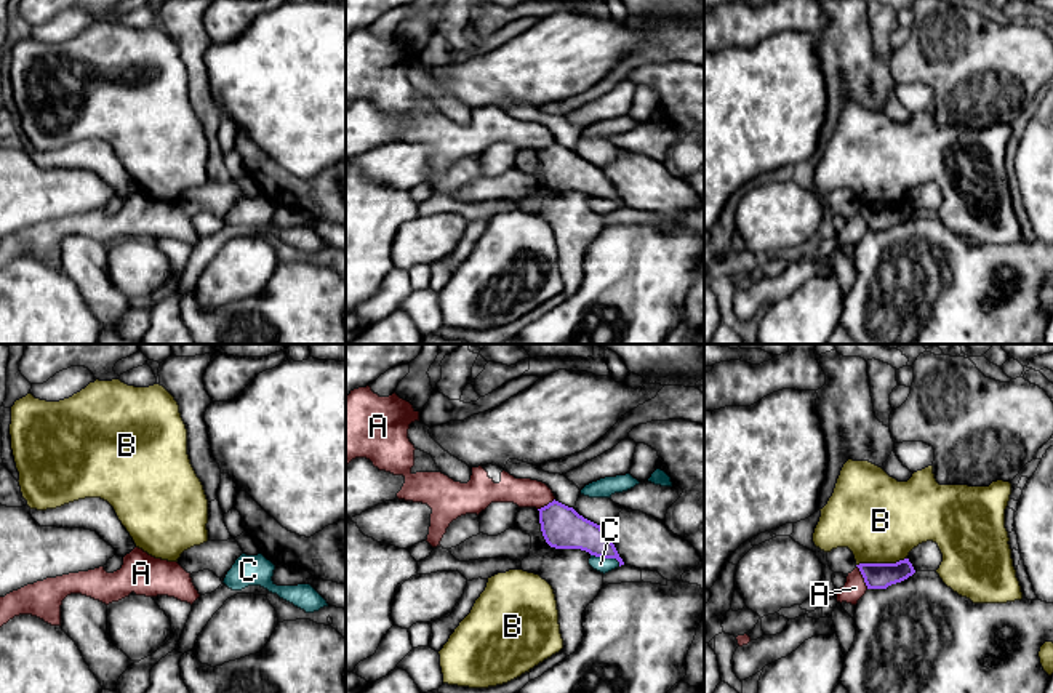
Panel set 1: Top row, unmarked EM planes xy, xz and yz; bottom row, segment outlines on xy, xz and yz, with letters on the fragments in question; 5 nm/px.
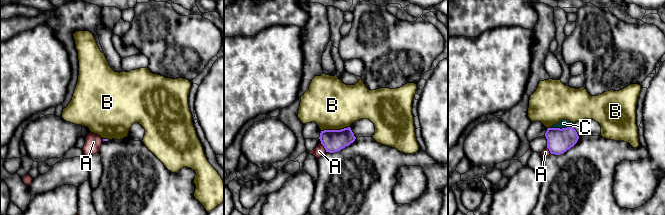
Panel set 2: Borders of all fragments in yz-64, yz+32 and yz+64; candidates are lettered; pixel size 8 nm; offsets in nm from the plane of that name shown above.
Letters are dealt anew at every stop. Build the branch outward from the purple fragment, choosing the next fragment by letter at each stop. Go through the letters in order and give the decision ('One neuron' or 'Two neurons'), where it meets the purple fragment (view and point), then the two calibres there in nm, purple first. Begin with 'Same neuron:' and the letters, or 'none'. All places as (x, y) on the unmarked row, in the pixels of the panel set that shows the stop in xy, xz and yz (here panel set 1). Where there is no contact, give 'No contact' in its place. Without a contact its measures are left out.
Same neuron: none
A: Two neurons. Touches purple at yz (863, 218). Thickness 130 nm (purple) against 110 nm
B: Two neurons. Touches purple at yz (880, 205). Thickness 130 nm (purple) against 420 nm
C: Two neurons. Touches purple at xz (607, 199). Thickness 190 nm (purple) against 80 nm

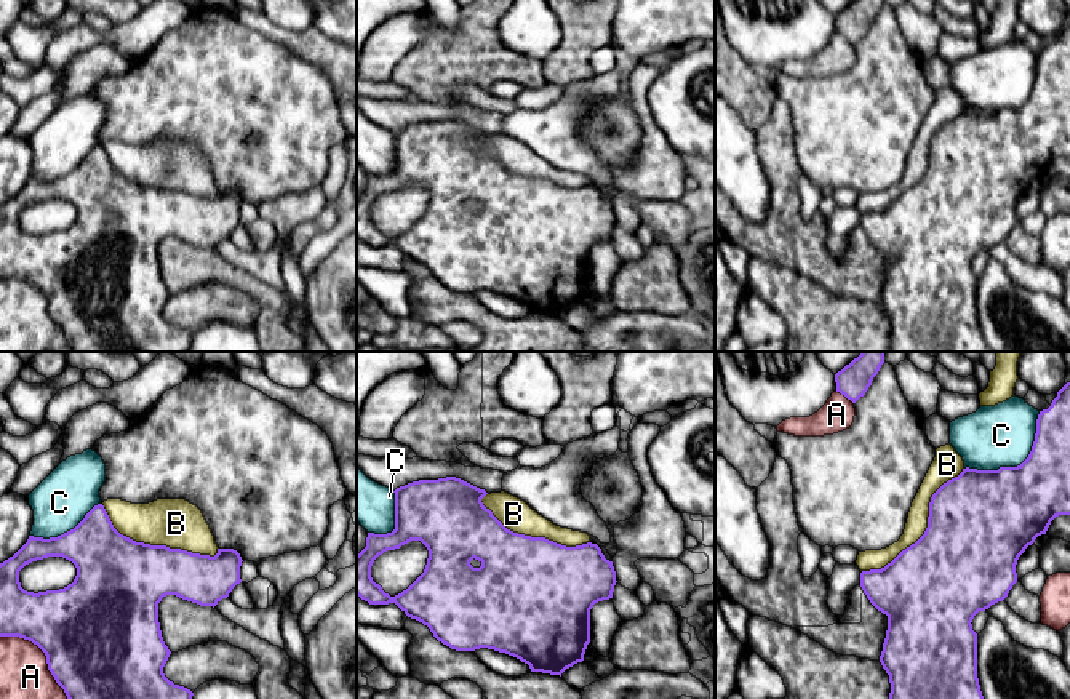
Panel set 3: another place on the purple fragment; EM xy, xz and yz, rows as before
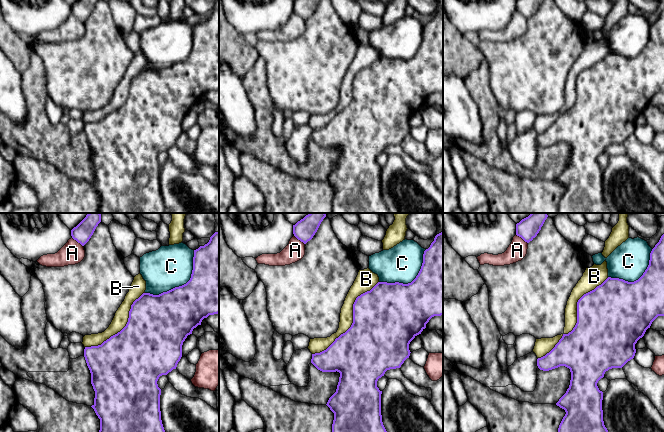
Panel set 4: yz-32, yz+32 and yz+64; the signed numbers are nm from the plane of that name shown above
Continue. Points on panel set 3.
Same neuron: none
A: Two neurons. Touches purple at xy (47, 301). Thickness 500 nm (purple) against 340 nm
B: Two neurons. Touches purple at yz (926, 170). Thickness 500 nm (purple) against 110 nm
C: Two neurons. Touches purple at yz (1018, 107). Thickness 440 nm (purple) against 320 nm

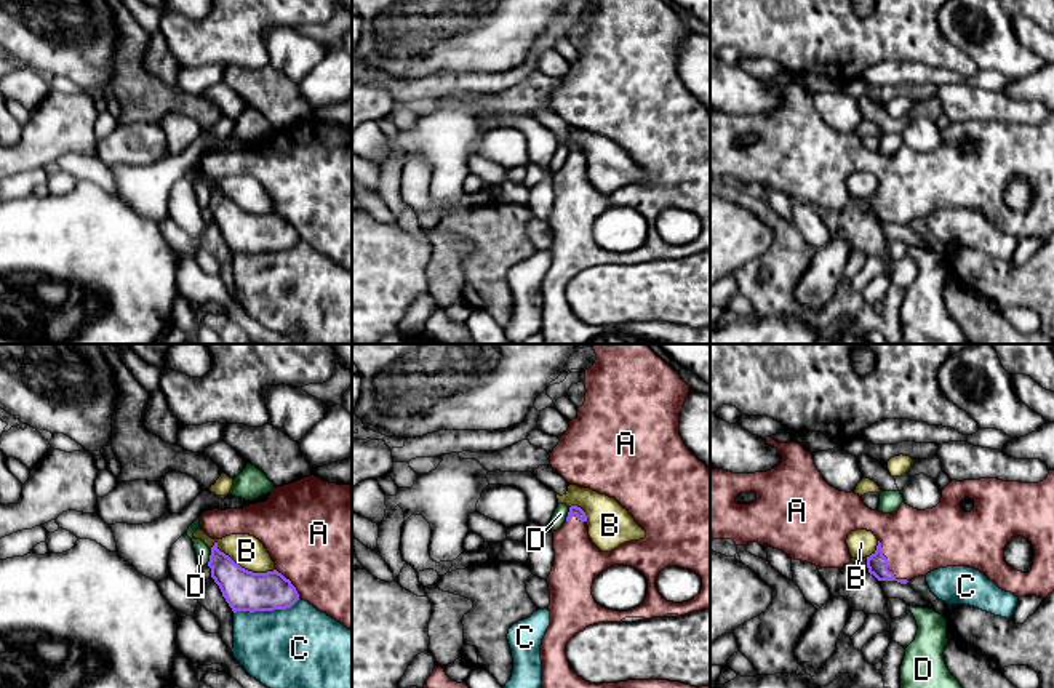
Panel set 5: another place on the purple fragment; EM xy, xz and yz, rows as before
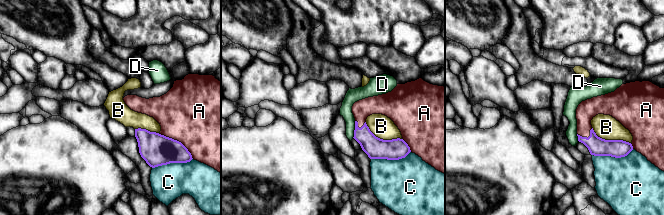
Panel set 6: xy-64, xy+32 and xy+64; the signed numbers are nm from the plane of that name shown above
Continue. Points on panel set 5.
Same neuron: A
A: One neuron. Touches purple at yz (886, 205). Thickness 110 nm (purple) against 320 nm
B: Two neurons. Touches purple at xy (240, 208). Thickness 200 nm (purple) against 160 nm
C: Two neurons. Touches purple at xy (266, 252). Thickness 200 nm (purple) against 420 nm
D: Two neurons. Touches purple at xy (210, 199). Thickness 200 nm (purple) against 70 nm

